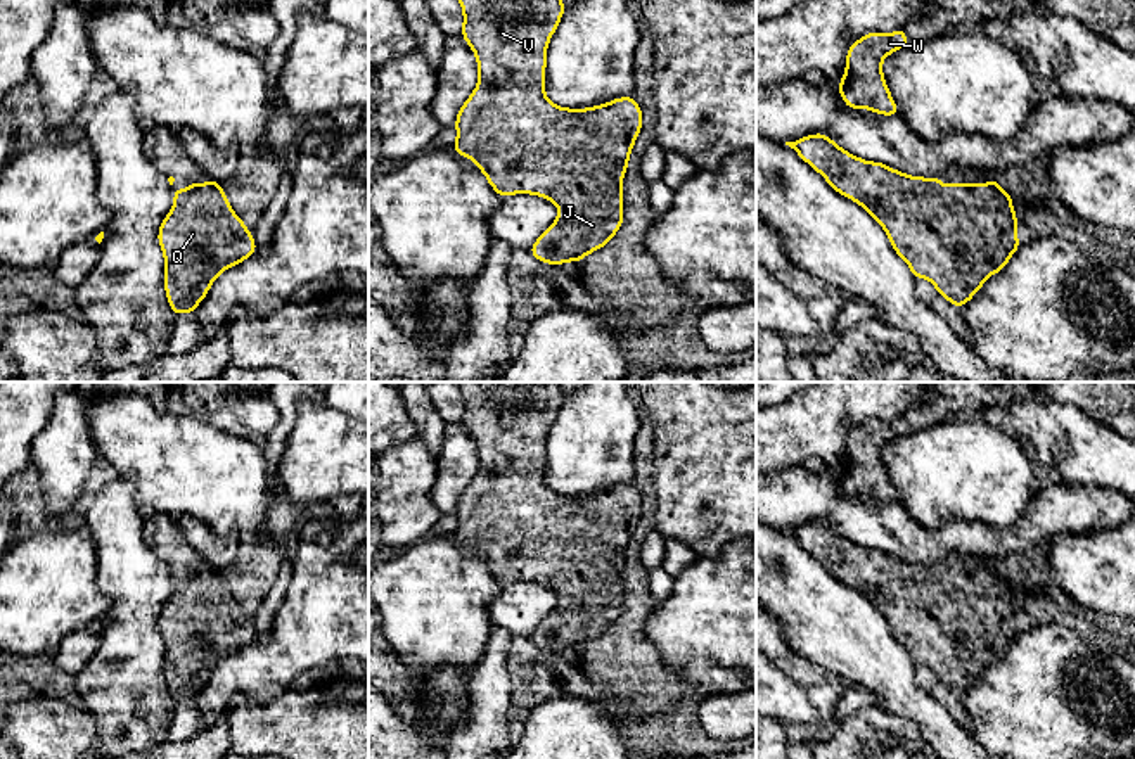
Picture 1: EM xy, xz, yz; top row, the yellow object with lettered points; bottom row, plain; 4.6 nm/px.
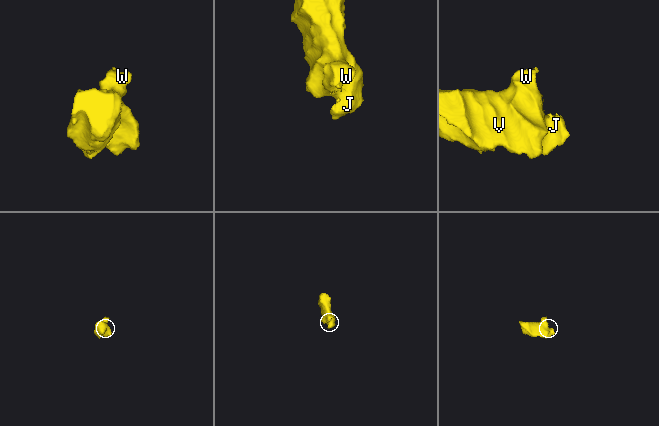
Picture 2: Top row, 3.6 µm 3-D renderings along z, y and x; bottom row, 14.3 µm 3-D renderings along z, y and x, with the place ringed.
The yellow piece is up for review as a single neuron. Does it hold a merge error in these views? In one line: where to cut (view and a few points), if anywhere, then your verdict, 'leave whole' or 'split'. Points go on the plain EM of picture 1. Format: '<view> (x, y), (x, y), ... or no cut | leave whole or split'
no cut | leave whole

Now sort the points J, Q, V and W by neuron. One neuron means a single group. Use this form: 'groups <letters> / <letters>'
groups J Q V W

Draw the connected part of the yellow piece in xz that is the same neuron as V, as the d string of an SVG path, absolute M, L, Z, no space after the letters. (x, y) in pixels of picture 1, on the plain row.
M559 382L455 384L464 399L460 422L476 441L479 467L457 501L453 536L476 550L500 584L533 581L559 595L557 607L529 636L538 648L581 648L621 615L621 569L642 517L642 496L633 484L587 496L559 494L547 486L547 432L566 398Z

